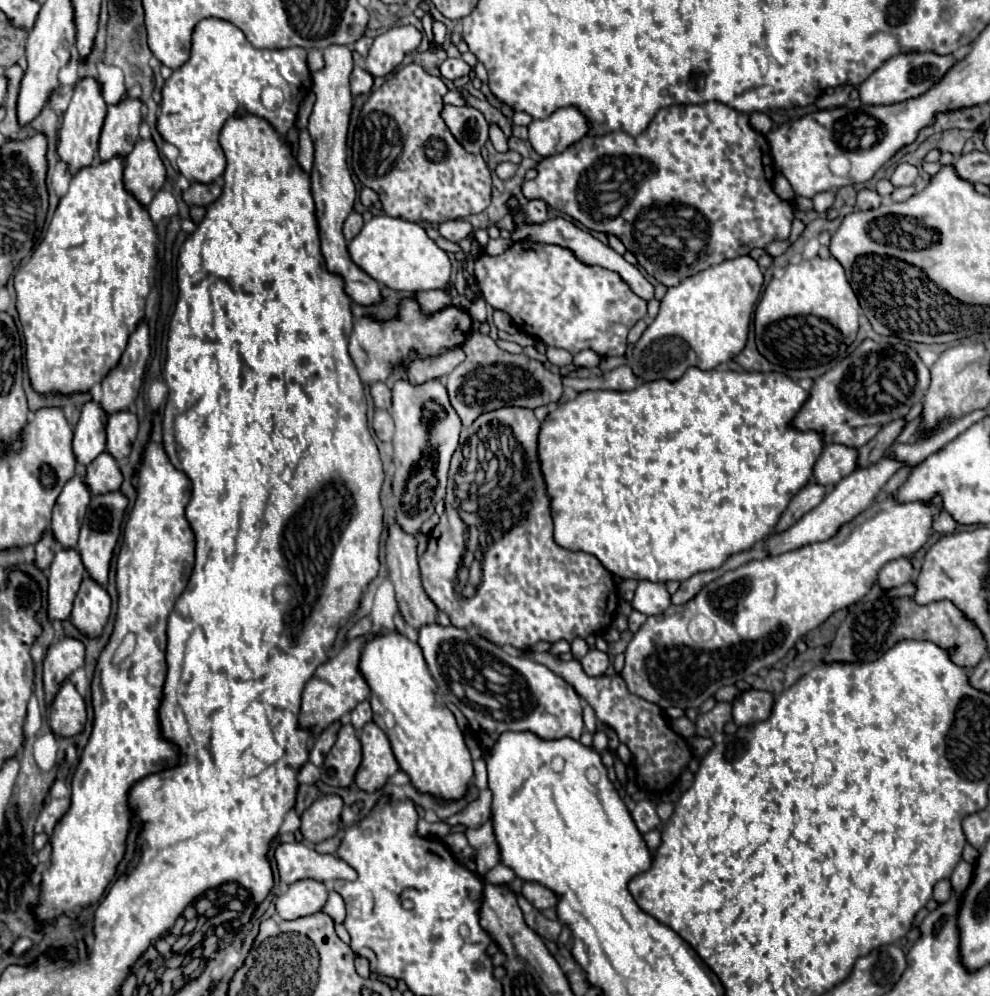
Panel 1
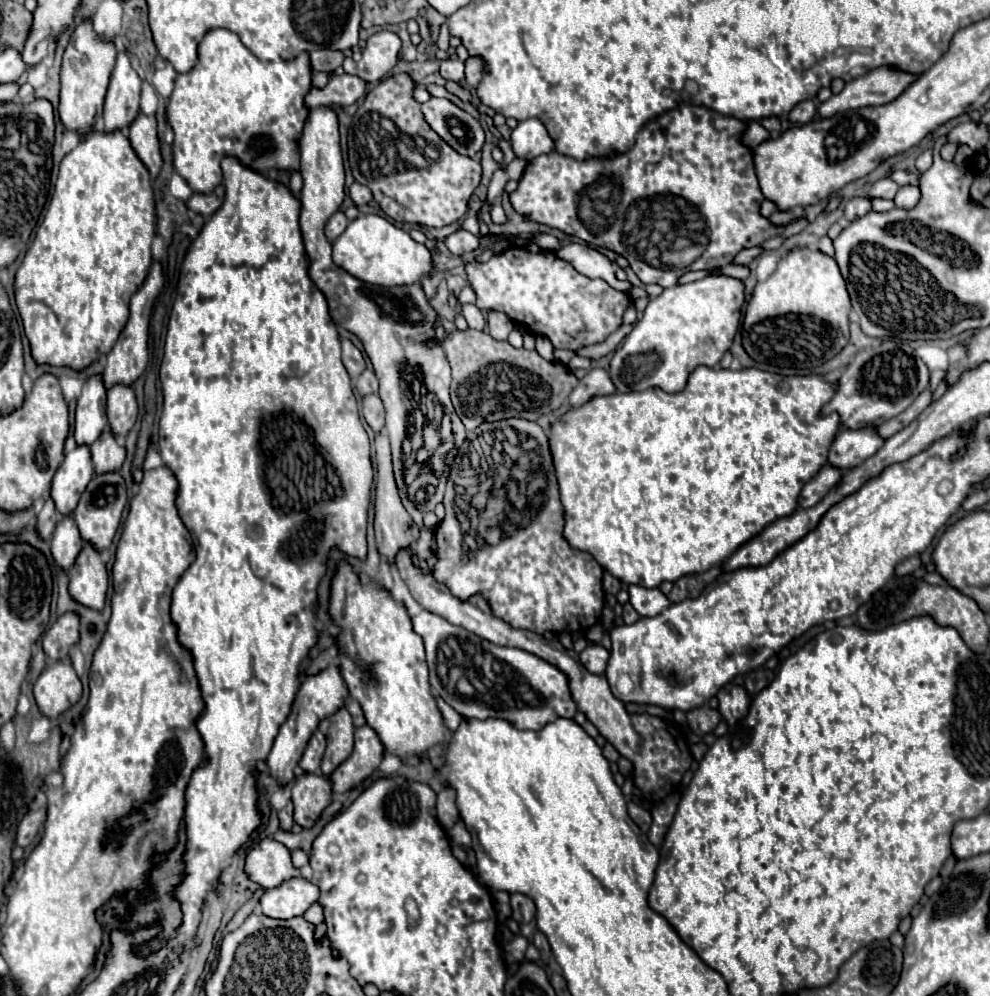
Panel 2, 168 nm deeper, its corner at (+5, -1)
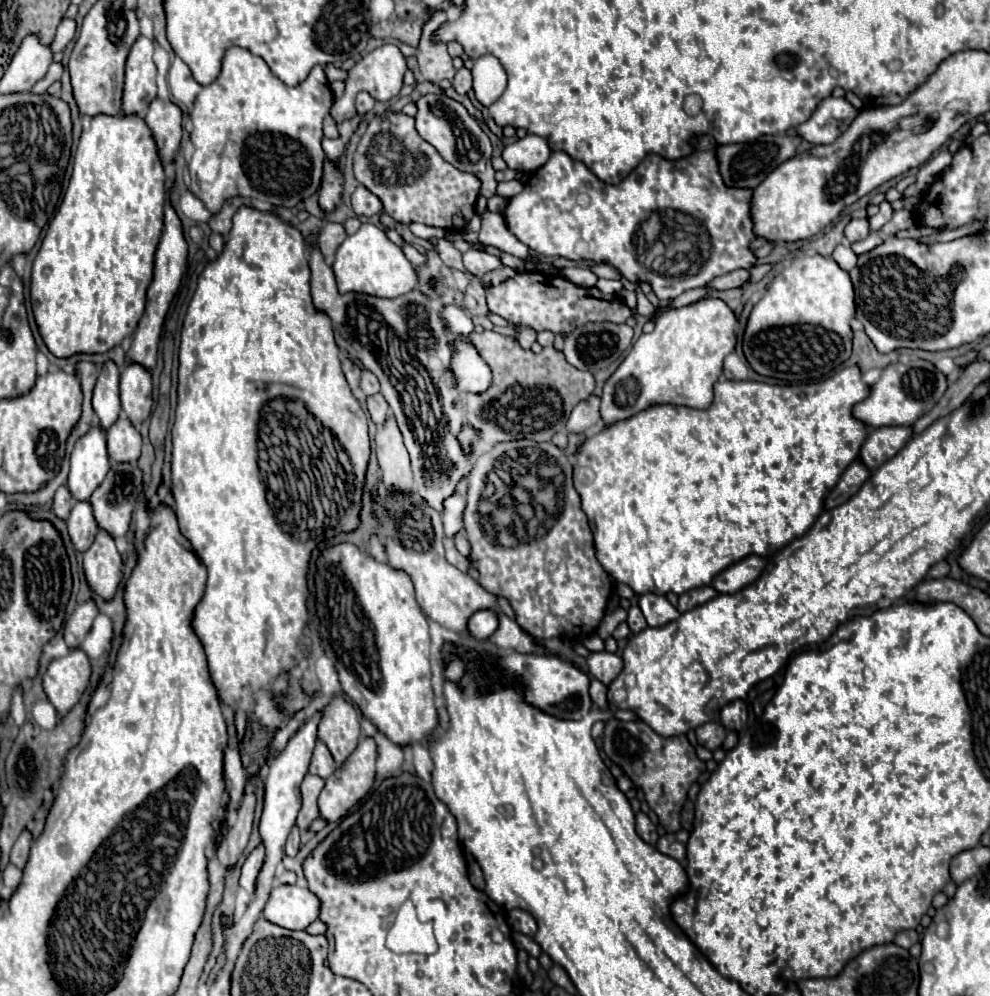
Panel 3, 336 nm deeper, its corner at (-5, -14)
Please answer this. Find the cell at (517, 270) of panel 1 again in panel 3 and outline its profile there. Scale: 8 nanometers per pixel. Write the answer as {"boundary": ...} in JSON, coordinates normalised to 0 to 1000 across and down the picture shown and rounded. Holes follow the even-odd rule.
{"boundary":[[[527,273],[521,275],[521,279],[507,283],[505,287],[495,287],[491,291],[493,309],[495,313],[507,317],[509,321],[521,325],[521,327],[537,327],[539,331],[558,331],[558,333],[576,333],[580,327],[588,327],[590,323],[606,323],[606,321],[618,321],[618,323],[632,323],[634,317],[638,317],[638,311],[628,305],[624,299],[618,299],[616,303],[604,301],[594,297],[594,293],[582,285],[578,285],[572,279],[552,279],[541,273]]]}

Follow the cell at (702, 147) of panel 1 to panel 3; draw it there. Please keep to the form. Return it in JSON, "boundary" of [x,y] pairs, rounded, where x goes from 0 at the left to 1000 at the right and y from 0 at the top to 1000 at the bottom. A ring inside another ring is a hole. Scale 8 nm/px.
{"boundary":[[[711,137],[707,141],[701,143],[703,145],[703,153],[699,153],[697,157],[693,159],[687,159],[687,161],[673,161],[665,155],[655,155],[626,185],[610,185],[606,183],[588,163],[584,161],[578,161],[572,153],[558,153],[554,163],[541,171],[533,183],[529,185],[529,191],[521,197],[517,197],[509,209],[509,221],[511,221],[511,227],[513,231],[527,243],[531,245],[535,251],[539,251],[541,255],[547,255],[547,257],[568,257],[568,259],[574,259],[574,261],[596,261],[596,263],[610,263],[610,265],[616,265],[620,269],[624,269],[628,273],[628,277],[640,285],[644,283],[655,283],[661,291],[661,295],[667,299],[667,301],[681,301],[683,297],[687,297],[689,293],[697,291],[697,289],[707,289],[711,285],[715,285],[717,281],[725,279],[725,277],[731,277],[739,271],[745,271],[745,269],[754,269],[758,271],[764,263],[762,255],[758,253],[756,245],[758,241],[762,239],[760,235],[760,221],[758,221],[758,191],[743,191],[743,189],[733,189],[729,179],[727,179],[727,173],[725,173],[725,167],[723,167],[723,145],[719,139]]]}

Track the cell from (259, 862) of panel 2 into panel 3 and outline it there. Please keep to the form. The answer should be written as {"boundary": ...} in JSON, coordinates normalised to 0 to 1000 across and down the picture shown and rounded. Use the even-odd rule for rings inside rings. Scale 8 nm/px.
{"boundary":[[[259,849],[246,863],[244,871],[242,871],[242,892],[248,894],[251,898],[255,898],[255,894],[259,892],[259,878],[263,876],[263,865],[267,863],[267,849]]]}

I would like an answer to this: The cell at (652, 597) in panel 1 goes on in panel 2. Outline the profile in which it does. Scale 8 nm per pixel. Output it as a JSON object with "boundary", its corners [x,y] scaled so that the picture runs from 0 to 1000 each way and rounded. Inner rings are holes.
{"boundary":[[[636,587],[634,595],[636,595],[638,609],[648,619],[661,619],[677,607],[677,603],[673,601],[673,597],[667,591],[653,591],[648,587]]]}

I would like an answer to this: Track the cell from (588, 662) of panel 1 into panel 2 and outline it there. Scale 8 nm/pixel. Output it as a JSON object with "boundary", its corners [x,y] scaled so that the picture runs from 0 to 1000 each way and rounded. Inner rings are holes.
{"boundary":[[[594,648],[588,656],[586,656],[586,664],[588,668],[596,674],[596,676],[610,676],[612,666],[614,666],[614,654],[608,648]]]}

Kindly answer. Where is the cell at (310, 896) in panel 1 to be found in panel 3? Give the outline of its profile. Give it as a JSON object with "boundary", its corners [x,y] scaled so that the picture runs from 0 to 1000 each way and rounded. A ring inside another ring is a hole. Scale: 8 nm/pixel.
{"boundary":[[[283,888],[269,906],[267,922],[291,934],[307,934],[321,922],[321,916],[323,904],[311,892]]]}

